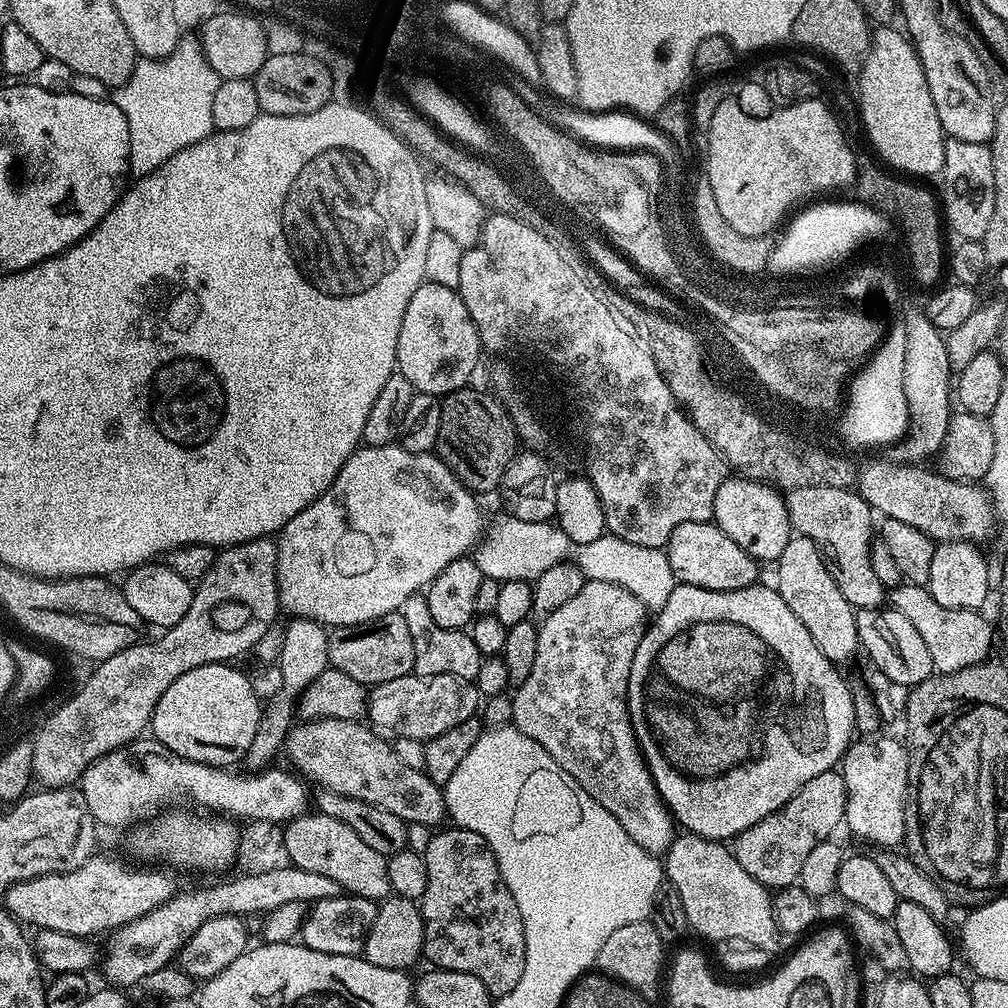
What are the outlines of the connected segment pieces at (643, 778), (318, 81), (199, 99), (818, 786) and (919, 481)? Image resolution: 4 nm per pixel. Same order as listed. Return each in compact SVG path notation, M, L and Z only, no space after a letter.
M592 580L585 582L582 590L578 590L578 594L574 594L574 598L570 598L570 602L562 602L562 606L558 606L558 610L543 617L538 628L538 654L534 654L534 670L530 670L530 678L526 678L526 682L519 684L512 696L513 718L511 723L522 734L526 734L534 742L538 742L538 746L545 748L550 754L550 758L554 758L556 767L569 772L602 807L610 810L610 814L614 814L614 818L618 818L618 822L641 846L653 854L664 854L676 839L678 828L674 823L672 813L668 811L668 805L664 803L663 795L652 780L646 752L640 749L640 744L636 741L636 728L632 725L631 714L628 713L628 683L631 682L632 675L634 675L634 658L636 651L645 643L644 614L646 614L645 604L630 590L624 589L619 584Z
M300 52L269 55L254 77L260 111L266 116L305 116L333 99L334 81L329 65Z
M196 38L181 39L176 49L168 56L163 56L161 60L137 59L136 68L130 74L130 78L114 92L114 103L122 110L126 126L130 130L128 166L133 177L149 176L167 160L174 158L178 150L186 150L186 146L212 135L214 129L210 106L214 103L214 90L218 90L221 79L208 64L203 47Z
M833 770L810 778L786 806L774 814L762 818L758 823L744 829L734 840L734 851L742 870L753 876L769 890L781 890L795 885L800 879L802 864L809 857L810 850L827 841L836 827L845 823L844 811L848 791L843 771Z
M920 466L917 473L901 476L898 487L900 490L893 490L895 487L886 474L880 473L879 476L872 472L868 476L866 497L881 517L889 516L898 522L906 522L906 526L914 526L918 531L931 536L933 541L981 542L991 534L992 527L997 527L992 498L984 486L957 482L935 471L928 472L927 467Z

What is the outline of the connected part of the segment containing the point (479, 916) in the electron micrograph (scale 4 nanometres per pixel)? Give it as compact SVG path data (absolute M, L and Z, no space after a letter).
M448 826L440 831L433 833L423 854L427 882L420 905L429 936L424 941L423 955L433 962L433 967L445 972L472 974L490 989L493 997L505 996L518 986L518 978L522 978L524 969L526 942L522 914L498 870L496 856L488 843L469 828Z

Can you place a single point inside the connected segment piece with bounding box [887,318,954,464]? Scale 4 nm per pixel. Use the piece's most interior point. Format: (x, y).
(928, 369)

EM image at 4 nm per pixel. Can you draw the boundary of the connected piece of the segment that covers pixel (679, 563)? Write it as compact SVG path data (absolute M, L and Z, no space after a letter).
M686 522L678 526L667 542L666 553L675 579L682 584L715 592L733 592L751 588L758 580L757 560L746 554L746 550L742 550L742 546L738 546L738 542L734 542L734 538L726 535L714 522Z

